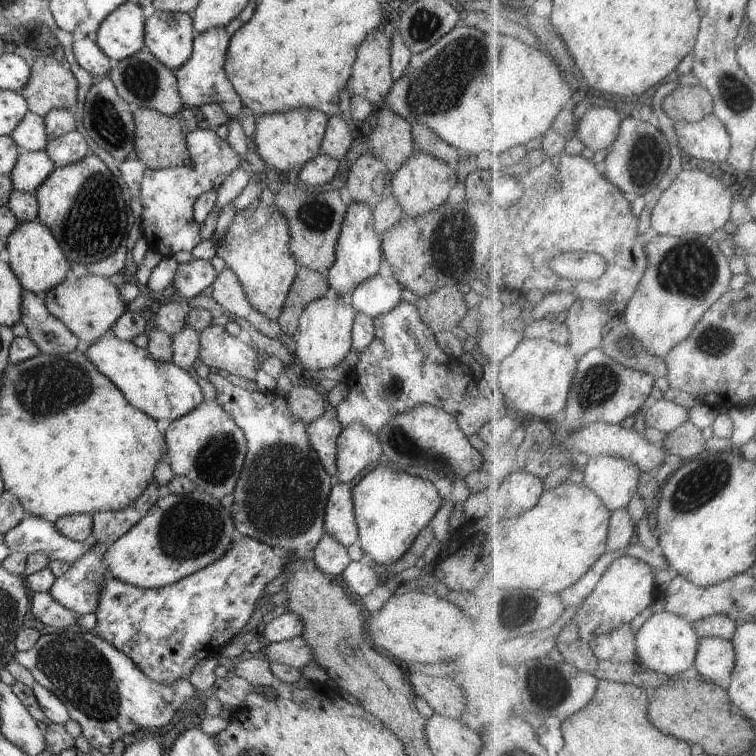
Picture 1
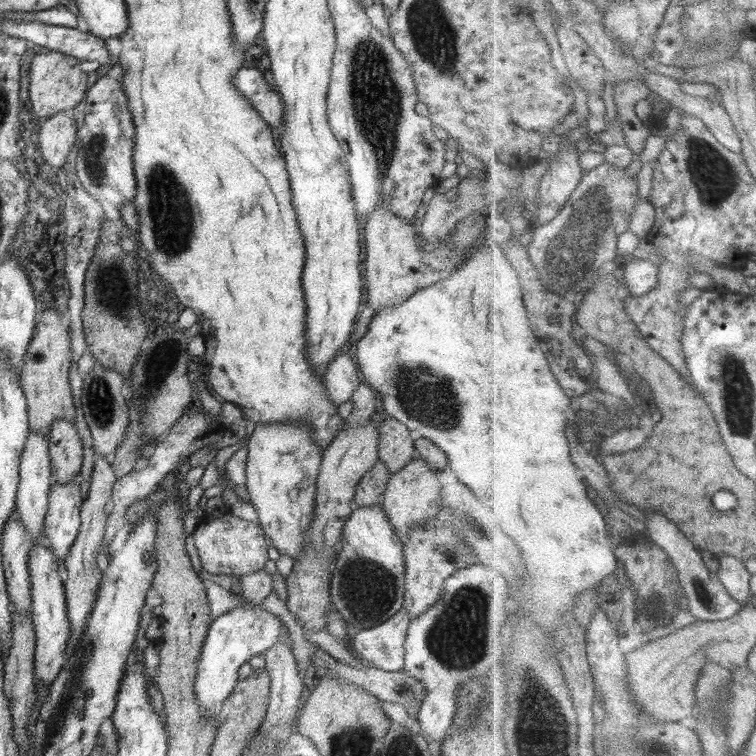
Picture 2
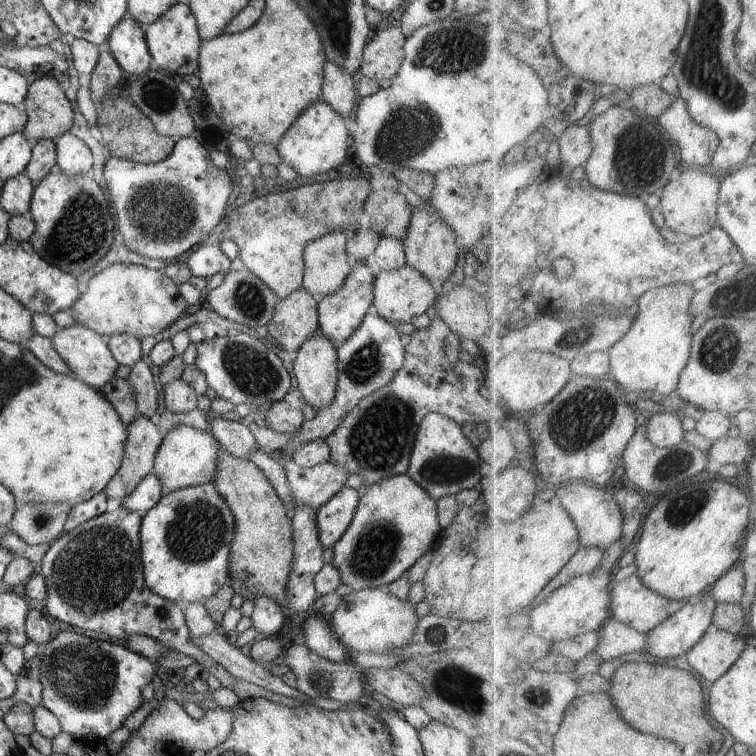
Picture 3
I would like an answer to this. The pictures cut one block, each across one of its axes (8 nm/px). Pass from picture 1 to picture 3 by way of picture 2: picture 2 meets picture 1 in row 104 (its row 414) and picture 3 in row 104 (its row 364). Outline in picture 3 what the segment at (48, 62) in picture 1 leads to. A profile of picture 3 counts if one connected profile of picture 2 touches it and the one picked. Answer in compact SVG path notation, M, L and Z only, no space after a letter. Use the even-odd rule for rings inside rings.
M52 77L37 78L29 83L21 107L27 114L22 131L32 142L69 132L75 115L64 88Z

